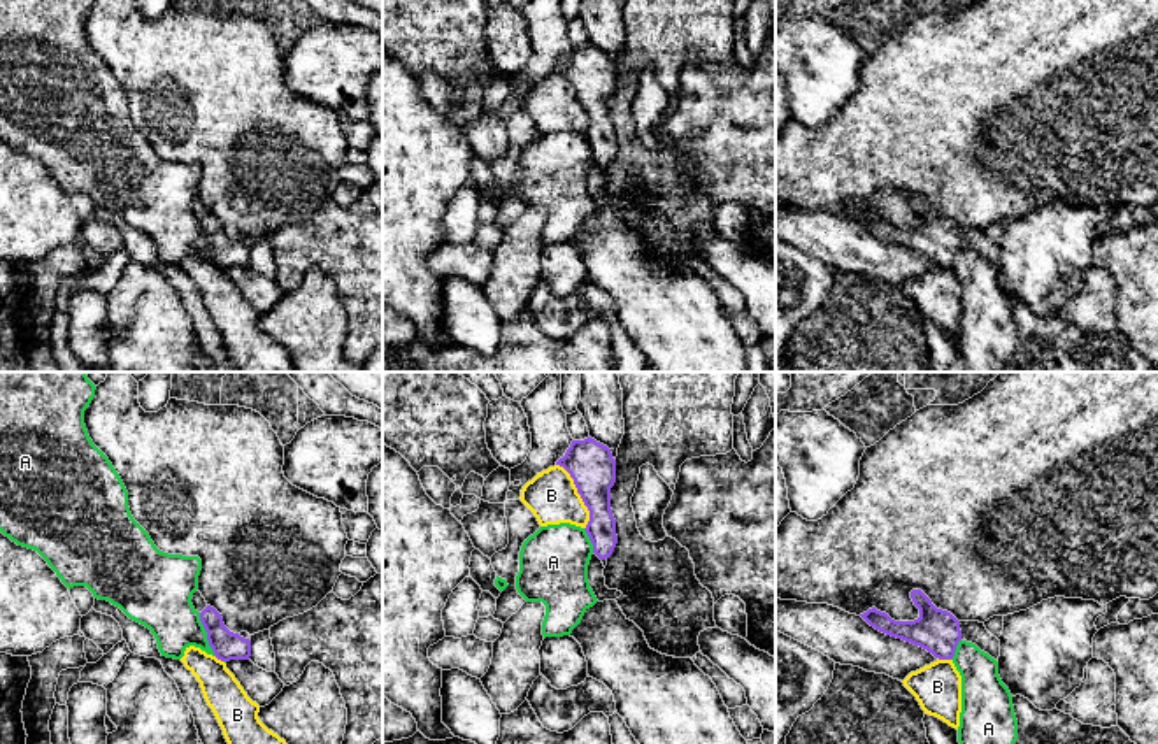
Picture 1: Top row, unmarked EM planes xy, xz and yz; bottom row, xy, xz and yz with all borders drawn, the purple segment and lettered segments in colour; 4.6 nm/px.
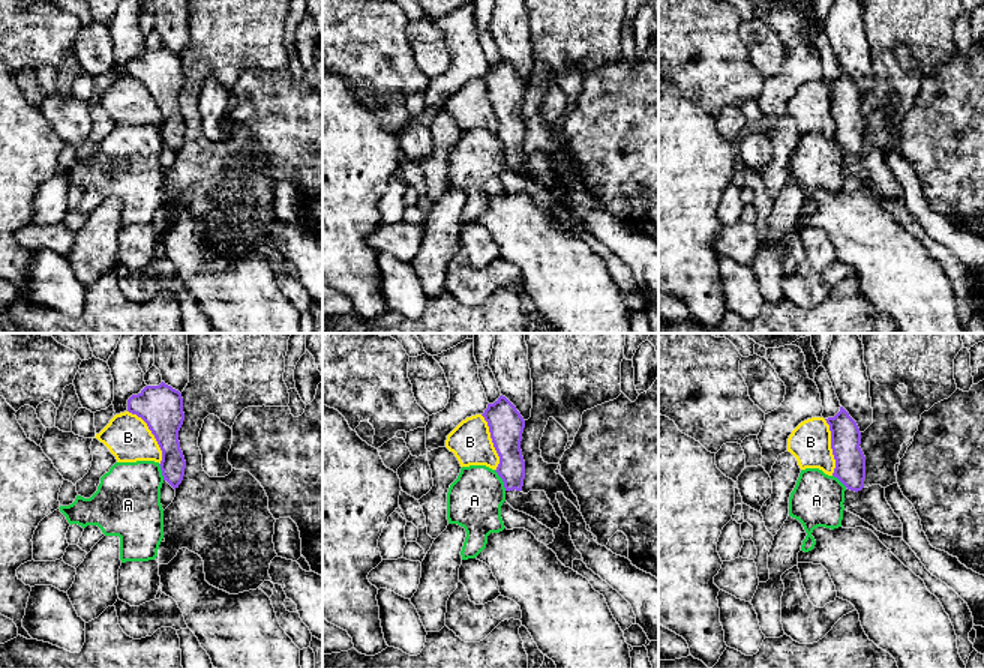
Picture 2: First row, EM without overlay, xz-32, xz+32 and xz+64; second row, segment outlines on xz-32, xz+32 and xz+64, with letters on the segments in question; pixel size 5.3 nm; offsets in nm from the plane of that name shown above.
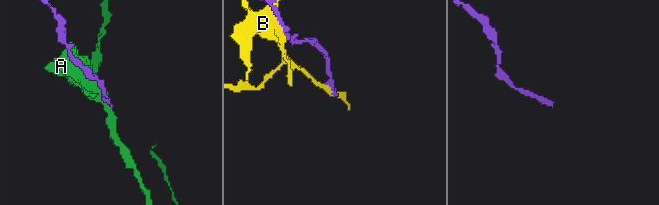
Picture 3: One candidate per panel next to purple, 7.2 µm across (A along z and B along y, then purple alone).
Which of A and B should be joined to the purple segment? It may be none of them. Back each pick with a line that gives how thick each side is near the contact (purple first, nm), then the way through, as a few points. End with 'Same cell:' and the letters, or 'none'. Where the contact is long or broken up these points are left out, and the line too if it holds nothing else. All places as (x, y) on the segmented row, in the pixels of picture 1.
Same cell: none

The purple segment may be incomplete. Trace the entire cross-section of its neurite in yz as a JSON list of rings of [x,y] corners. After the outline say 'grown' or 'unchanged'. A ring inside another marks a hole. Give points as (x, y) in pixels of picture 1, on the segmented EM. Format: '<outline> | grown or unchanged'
[[[912,590],[911,598],[919,609],[914,621],[895,621],[876,607],[860,616],[876,630],[919,646],[939,660],[953,660],[958,642],[967,640],[998,662],[1000,640],[984,623],[958,621],[951,612],[937,609],[921,590]]] | grown

